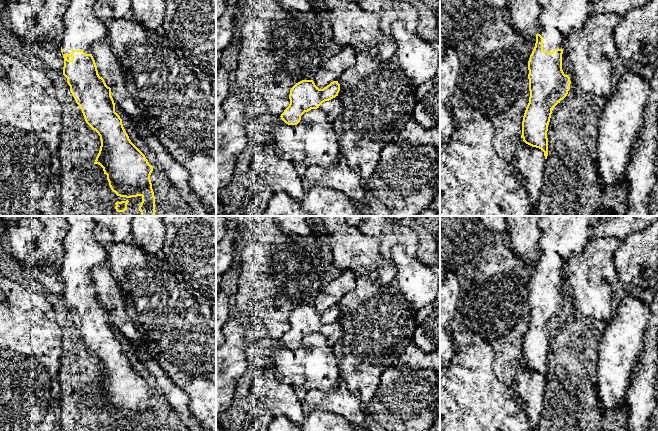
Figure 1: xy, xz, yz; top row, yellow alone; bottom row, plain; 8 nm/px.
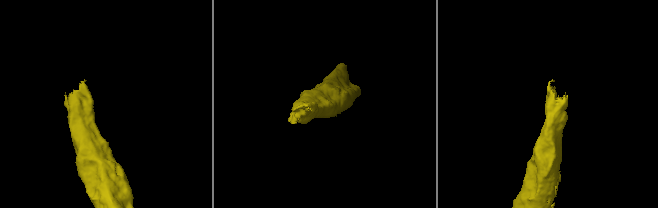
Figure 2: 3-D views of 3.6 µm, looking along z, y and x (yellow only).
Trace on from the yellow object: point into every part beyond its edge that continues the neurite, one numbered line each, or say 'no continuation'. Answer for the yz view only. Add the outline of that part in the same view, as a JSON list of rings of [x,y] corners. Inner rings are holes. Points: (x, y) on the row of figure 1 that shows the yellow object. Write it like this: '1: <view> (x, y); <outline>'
1: yz (558, 18); [[[538,0],[541,13],[536,20],[537,34],[543,37],[543,50],[561,49],[570,33],[586,22],[595,0]]]

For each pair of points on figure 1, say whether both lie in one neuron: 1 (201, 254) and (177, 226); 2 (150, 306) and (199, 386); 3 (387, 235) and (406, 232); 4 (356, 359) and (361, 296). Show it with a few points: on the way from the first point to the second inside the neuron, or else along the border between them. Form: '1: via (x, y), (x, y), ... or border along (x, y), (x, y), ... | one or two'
1: via (198, 246), (198, 242), (185, 229) | one
2: via (170, 326), (199, 355), (199, 366) | one
3: via (392, 234), (401, 232) | one
4: via (361, 343), (361, 312) | one

